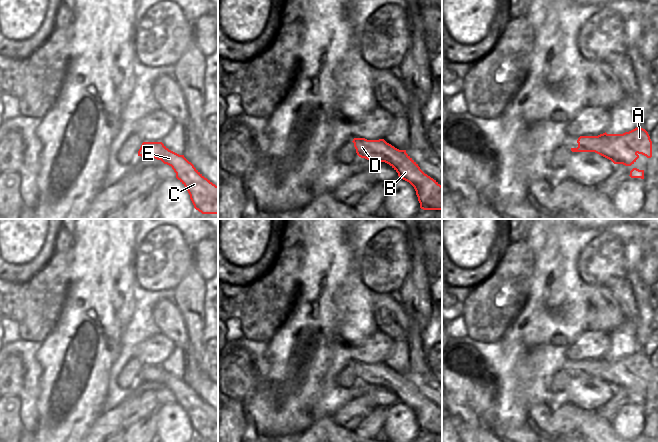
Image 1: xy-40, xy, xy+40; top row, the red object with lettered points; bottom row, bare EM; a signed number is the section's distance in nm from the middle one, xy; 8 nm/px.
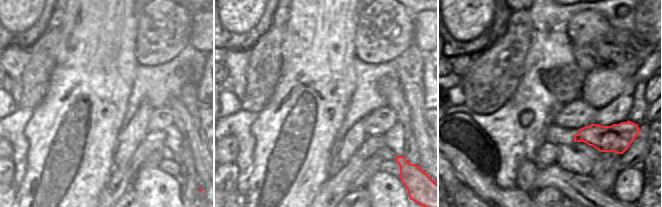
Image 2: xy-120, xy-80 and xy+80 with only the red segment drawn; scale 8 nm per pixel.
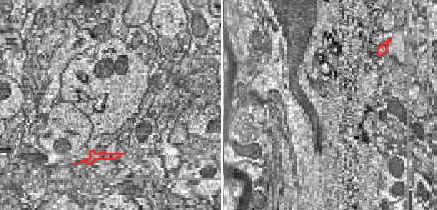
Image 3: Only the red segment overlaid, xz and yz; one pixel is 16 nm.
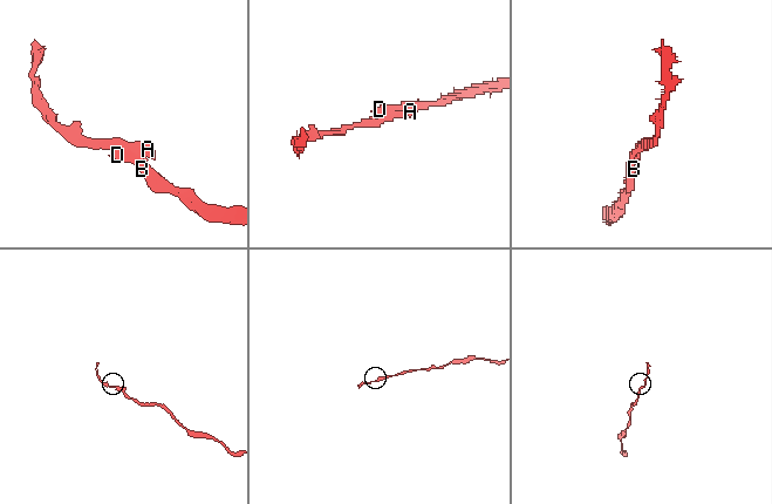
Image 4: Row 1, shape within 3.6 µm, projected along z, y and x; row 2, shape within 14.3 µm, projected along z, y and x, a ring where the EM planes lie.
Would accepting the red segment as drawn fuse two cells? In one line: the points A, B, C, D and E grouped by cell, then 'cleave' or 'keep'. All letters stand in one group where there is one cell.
A / B C D E | cleave

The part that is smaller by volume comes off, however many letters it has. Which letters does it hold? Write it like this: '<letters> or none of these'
A

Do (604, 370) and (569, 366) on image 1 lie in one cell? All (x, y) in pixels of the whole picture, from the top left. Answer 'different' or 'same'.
same

